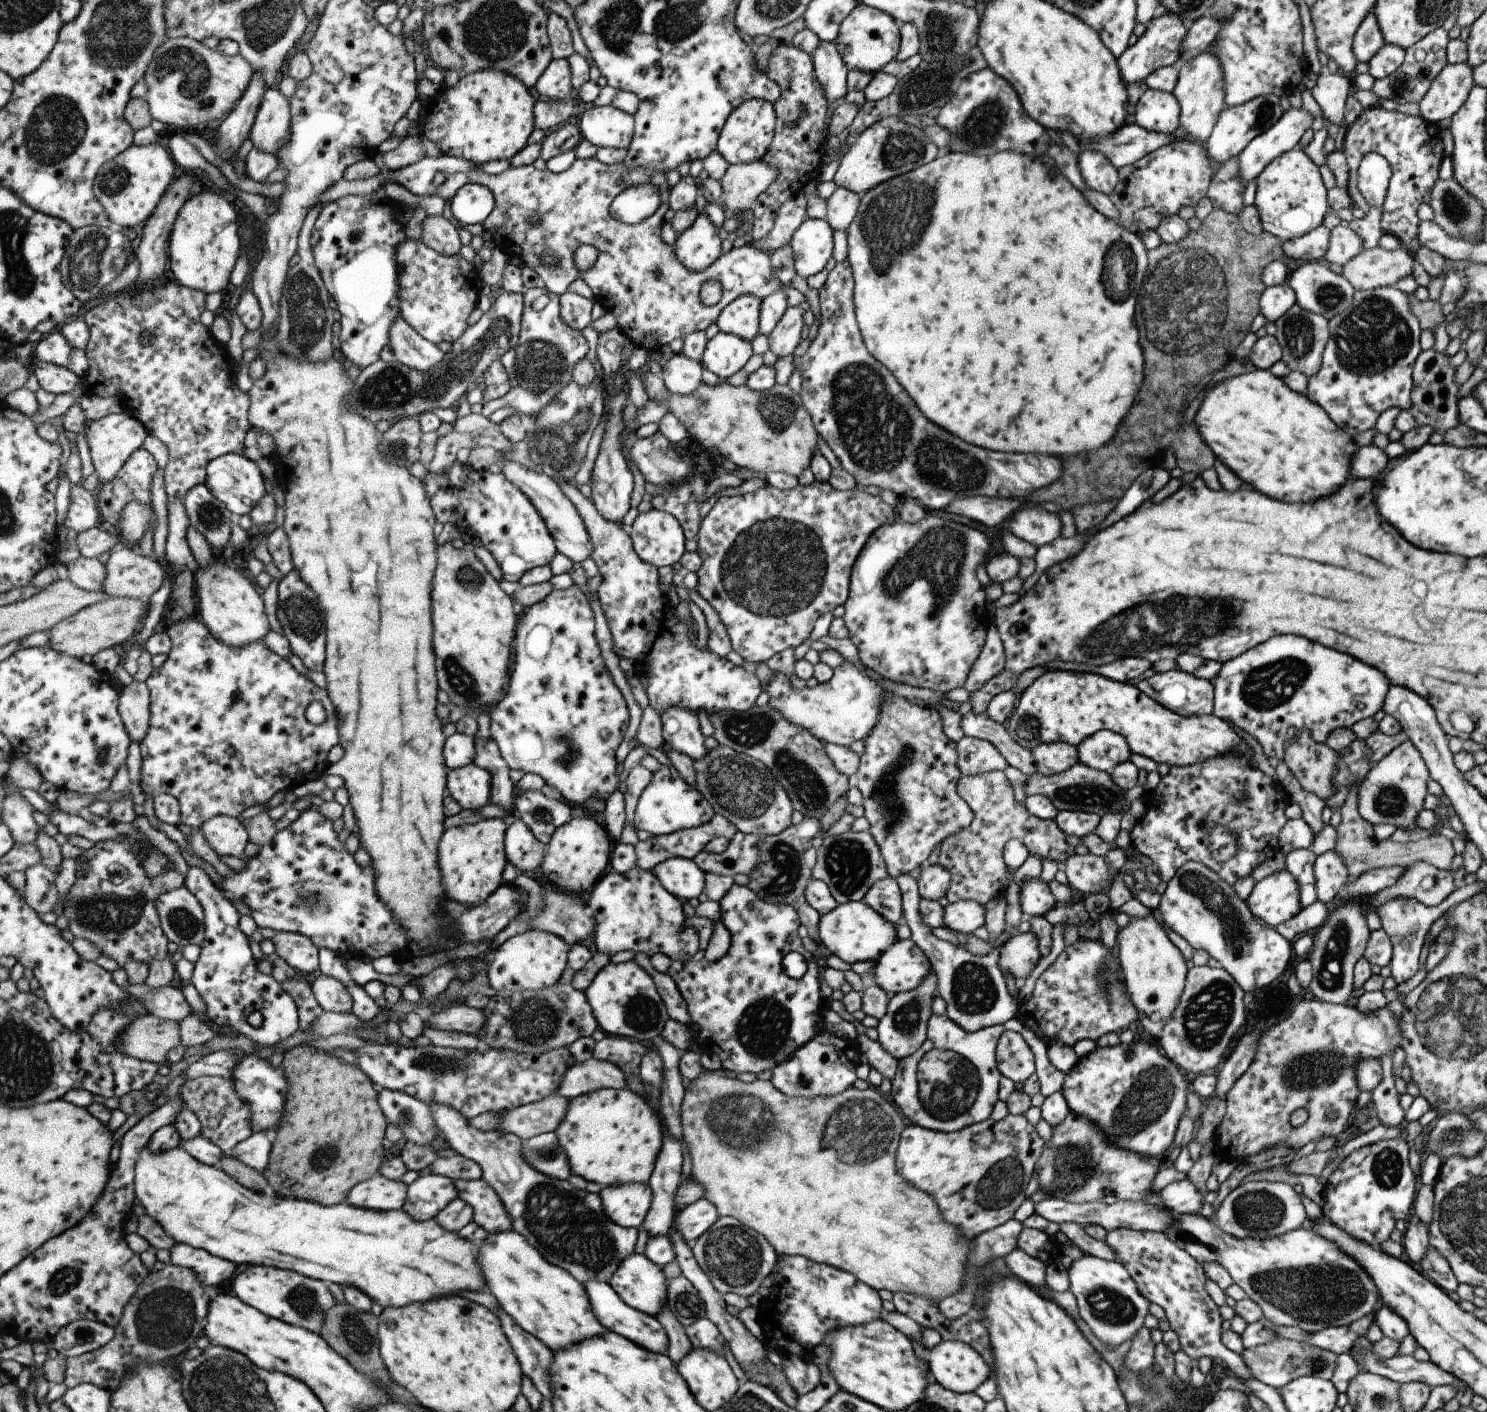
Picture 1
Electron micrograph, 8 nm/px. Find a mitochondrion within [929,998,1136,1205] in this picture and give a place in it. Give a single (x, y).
(1073, 1168)

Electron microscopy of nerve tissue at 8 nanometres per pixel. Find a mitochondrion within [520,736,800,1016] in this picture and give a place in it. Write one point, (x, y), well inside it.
(745, 790)

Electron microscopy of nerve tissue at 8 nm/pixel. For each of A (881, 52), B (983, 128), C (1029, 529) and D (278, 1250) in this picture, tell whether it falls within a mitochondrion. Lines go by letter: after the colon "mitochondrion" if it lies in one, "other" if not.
A: other
B: mitochondrion
C: other
D: other

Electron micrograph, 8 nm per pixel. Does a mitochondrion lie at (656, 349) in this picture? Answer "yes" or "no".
no

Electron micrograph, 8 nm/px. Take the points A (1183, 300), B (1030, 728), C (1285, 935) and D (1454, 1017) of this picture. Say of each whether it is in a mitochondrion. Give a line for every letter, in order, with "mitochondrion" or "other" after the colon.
A: mitochondrion
B: mitochondrion
C: other
D: mitochondrion

